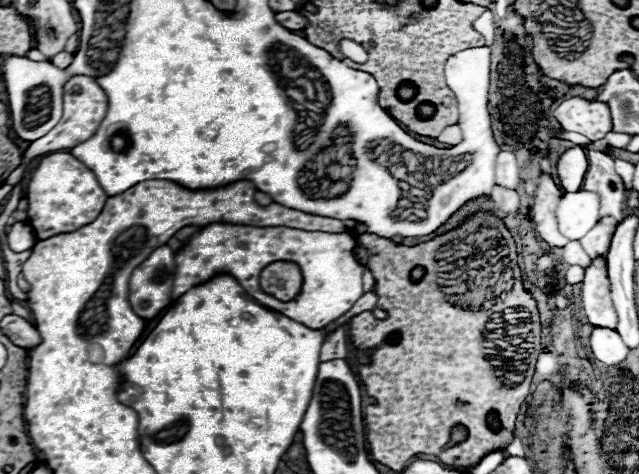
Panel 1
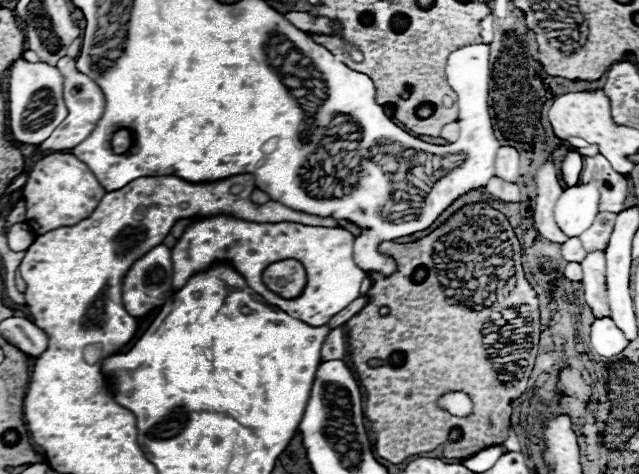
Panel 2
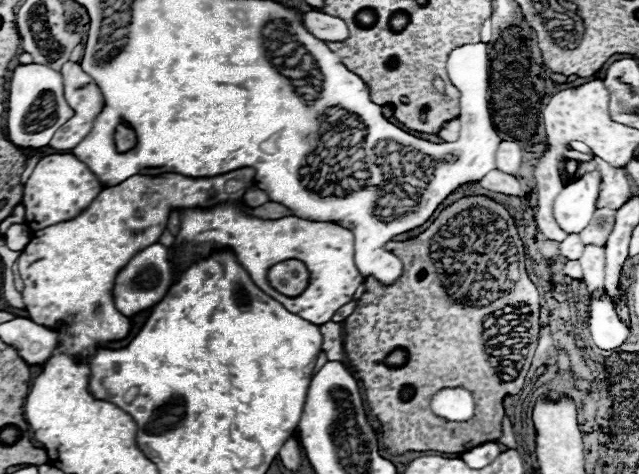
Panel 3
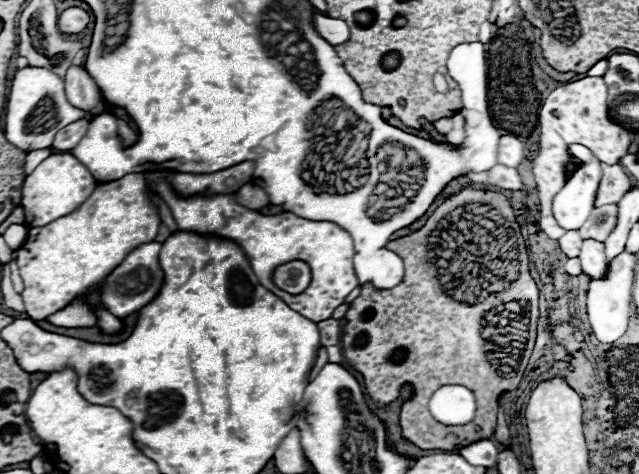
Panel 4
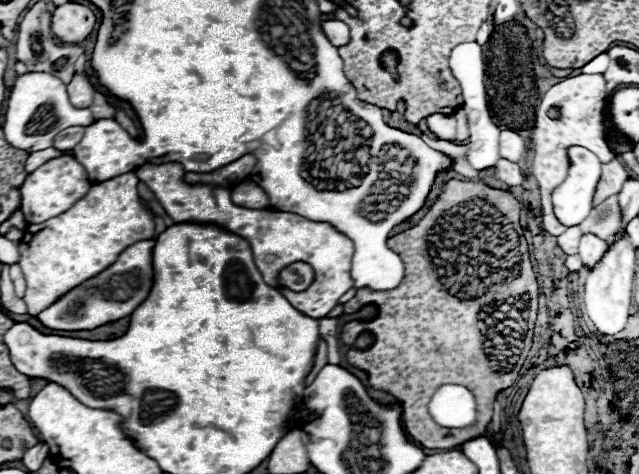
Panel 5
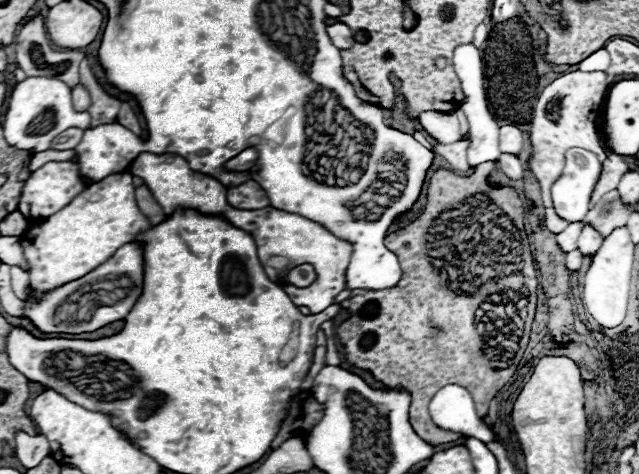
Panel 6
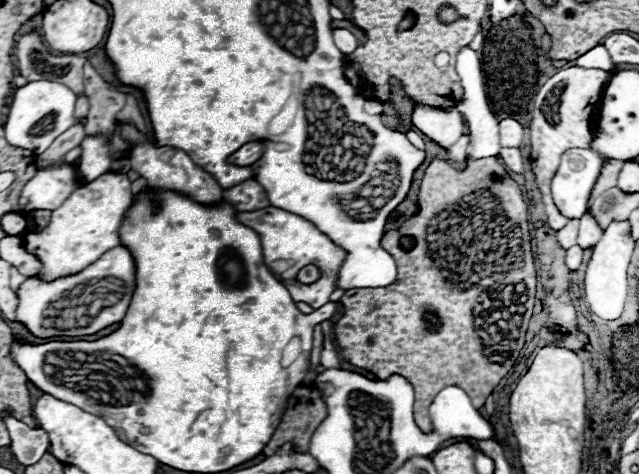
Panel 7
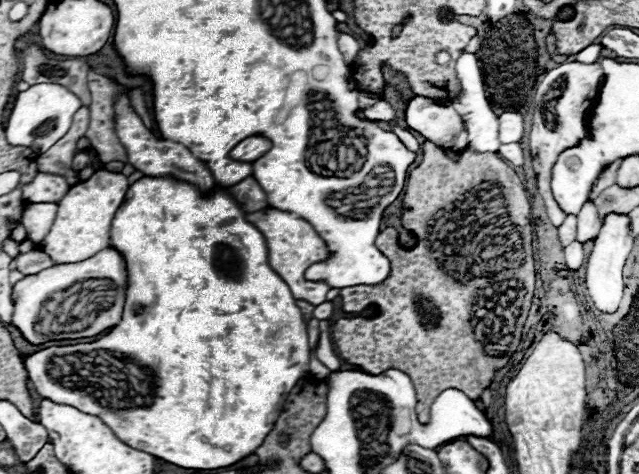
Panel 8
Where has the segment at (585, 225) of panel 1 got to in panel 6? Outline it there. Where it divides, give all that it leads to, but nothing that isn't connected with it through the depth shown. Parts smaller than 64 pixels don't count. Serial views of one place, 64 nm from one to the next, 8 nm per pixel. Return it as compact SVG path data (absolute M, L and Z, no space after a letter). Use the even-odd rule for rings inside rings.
M580 148L566 152L564 172L552 184L552 202L556 214L568 222L582 222L590 210L590 196L600 176L600 160Z

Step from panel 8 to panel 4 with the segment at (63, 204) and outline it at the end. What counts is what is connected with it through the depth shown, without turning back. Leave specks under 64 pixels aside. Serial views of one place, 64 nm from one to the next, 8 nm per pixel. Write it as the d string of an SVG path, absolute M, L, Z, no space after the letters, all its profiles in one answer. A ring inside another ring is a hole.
M128 174L120 180L98 184L92 196L76 208L76 212L70 212L68 216L54 220L52 224L46 224L44 228L30 228L26 242L16 250L16 262L20 266L20 276L24 280L24 292L22 300L26 306L26 314L32 320L44 320L48 314L64 308L70 300L74 300L78 294L96 288L124 258L126 254L146 242L152 242L158 234L160 216L156 214L156 208L150 204L144 190L148 188L142 174Z

